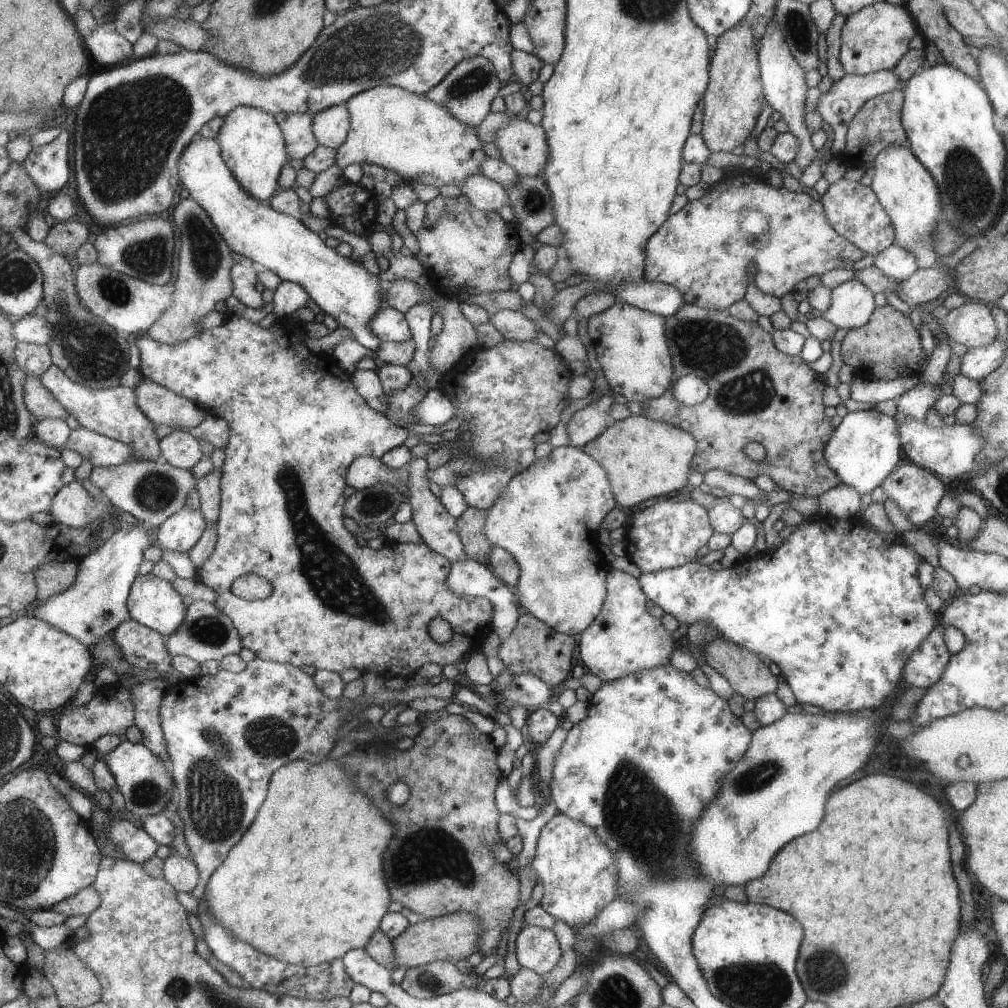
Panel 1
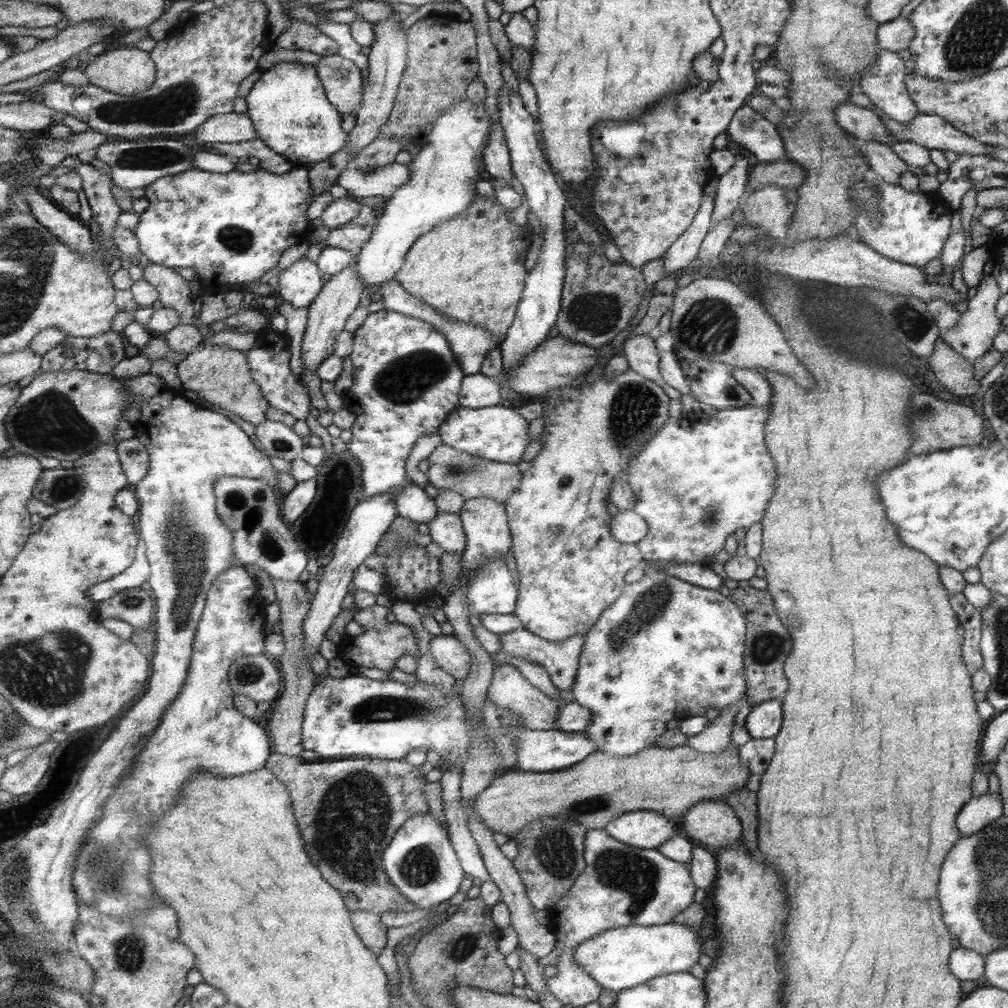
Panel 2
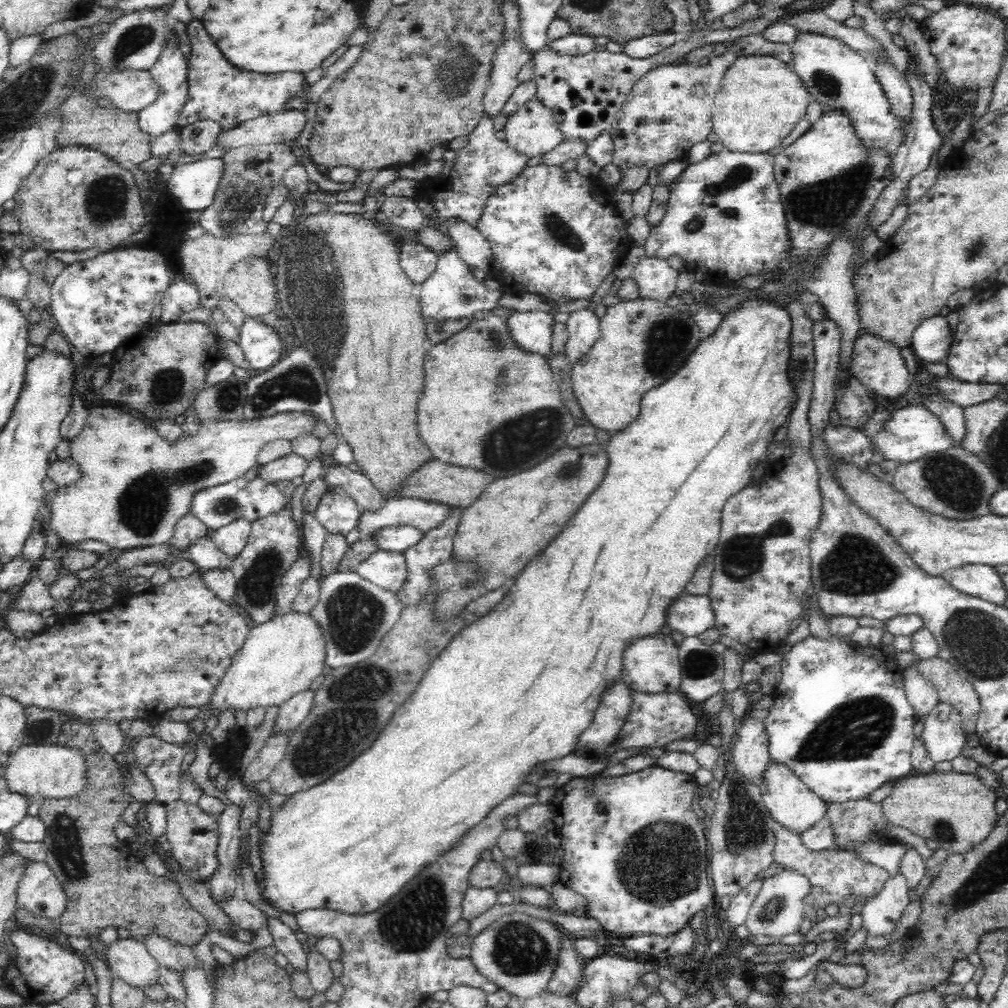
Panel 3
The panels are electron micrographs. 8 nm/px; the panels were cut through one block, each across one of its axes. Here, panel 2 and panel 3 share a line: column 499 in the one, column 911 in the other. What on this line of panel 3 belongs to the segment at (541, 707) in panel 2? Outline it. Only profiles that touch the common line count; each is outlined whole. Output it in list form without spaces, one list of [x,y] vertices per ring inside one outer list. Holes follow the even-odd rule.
[[[916,666],[902,670],[902,676],[904,676],[908,704],[912,704],[914,712],[918,714],[918,718],[928,716],[940,704],[938,692],[934,690],[934,686],[930,686],[924,680],[924,676],[918,674],[918,668]]]

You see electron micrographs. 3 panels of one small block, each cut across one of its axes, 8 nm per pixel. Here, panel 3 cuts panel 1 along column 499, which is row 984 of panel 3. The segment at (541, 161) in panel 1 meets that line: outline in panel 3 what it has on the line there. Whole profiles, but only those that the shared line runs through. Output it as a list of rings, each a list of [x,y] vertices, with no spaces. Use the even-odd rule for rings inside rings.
[[[134,938],[116,940],[106,950],[100,950],[112,976],[122,978],[130,986],[146,988],[158,982],[158,962],[152,958],[144,942]]]

